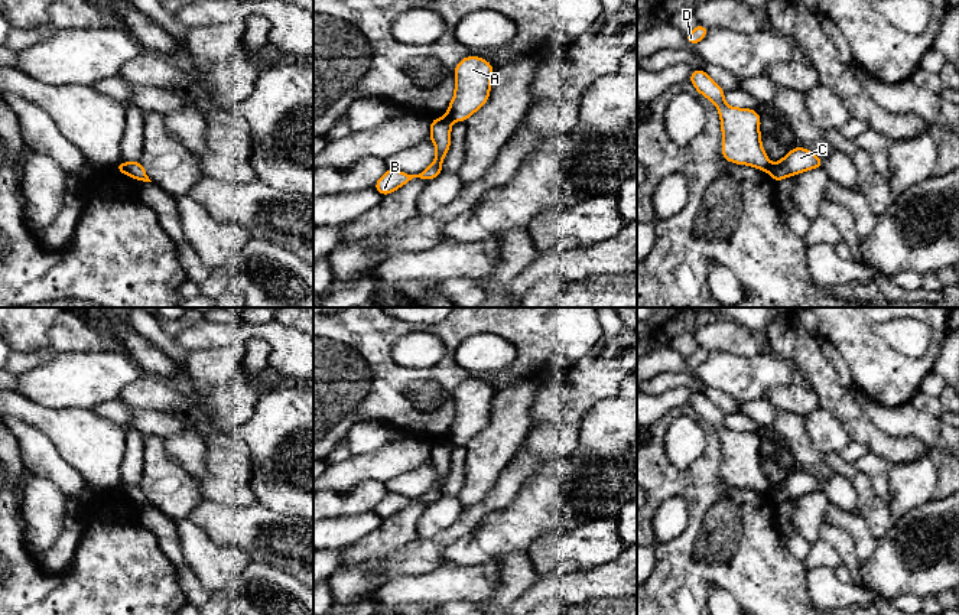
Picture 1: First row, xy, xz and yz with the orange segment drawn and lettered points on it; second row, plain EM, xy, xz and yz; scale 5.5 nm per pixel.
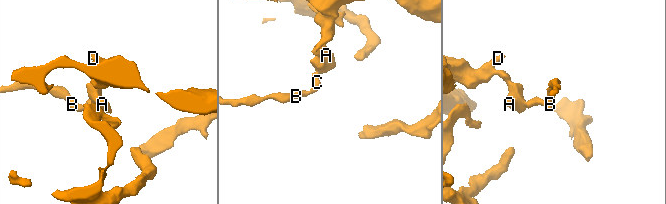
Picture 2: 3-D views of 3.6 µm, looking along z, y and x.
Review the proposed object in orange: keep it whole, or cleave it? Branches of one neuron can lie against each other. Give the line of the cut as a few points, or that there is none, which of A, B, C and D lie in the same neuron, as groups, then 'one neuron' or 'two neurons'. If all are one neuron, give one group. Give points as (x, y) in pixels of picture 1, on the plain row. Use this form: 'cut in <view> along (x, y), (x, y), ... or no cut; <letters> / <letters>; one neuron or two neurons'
cut in yz along (771, 488), (769, 494); A D / B C; two neurons

